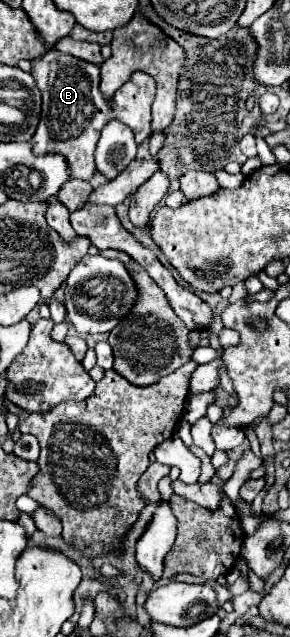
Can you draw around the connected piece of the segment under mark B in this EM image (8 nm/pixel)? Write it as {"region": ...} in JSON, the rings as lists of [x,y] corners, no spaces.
{"region":[[[50,49],[40,61],[32,61],[32,77],[42,93],[42,117],[36,135],[30,141],[32,149],[36,149],[36,153],[60,153],[68,157],[68,165],[72,165],[72,179],[88,181],[96,173],[92,153],[96,149],[96,141],[100,139],[102,127],[110,119],[128,123],[138,143],[150,137],[150,107],[154,101],[156,83],[146,73],[134,73],[130,81],[124,83],[110,101],[106,101],[98,89],[98,65],[88,65]]]}

